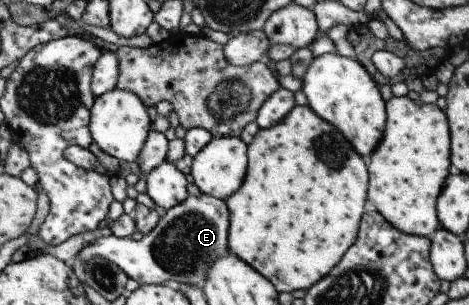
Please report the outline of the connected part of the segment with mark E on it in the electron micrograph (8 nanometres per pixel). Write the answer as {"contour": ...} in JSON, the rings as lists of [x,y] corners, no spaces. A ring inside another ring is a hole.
{"contour":[[[204,193],[198,196],[188,195],[164,214],[156,229],[139,241],[134,241],[131,237],[120,238],[114,234],[100,237],[82,248],[78,257],[84,264],[94,257],[110,259],[140,286],[164,285],[168,280],[175,280],[182,286],[200,287],[205,282],[213,261],[227,253],[229,221],[226,202]]]}

